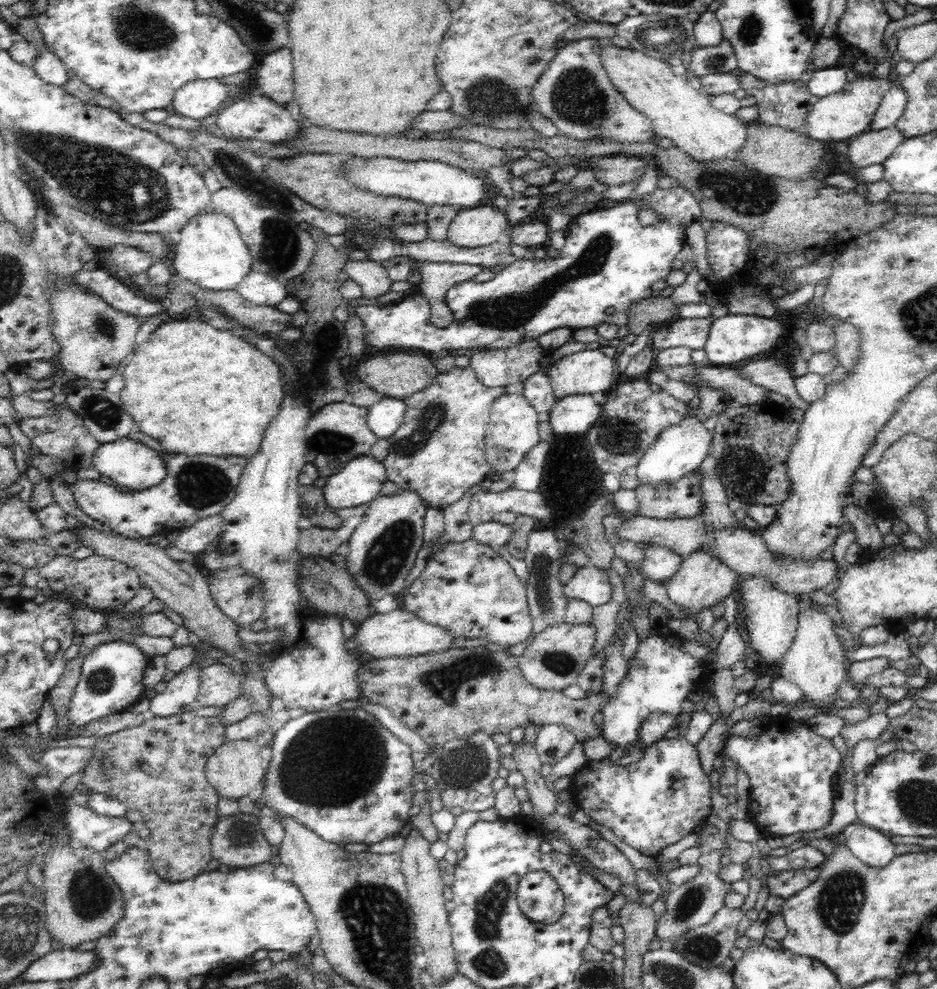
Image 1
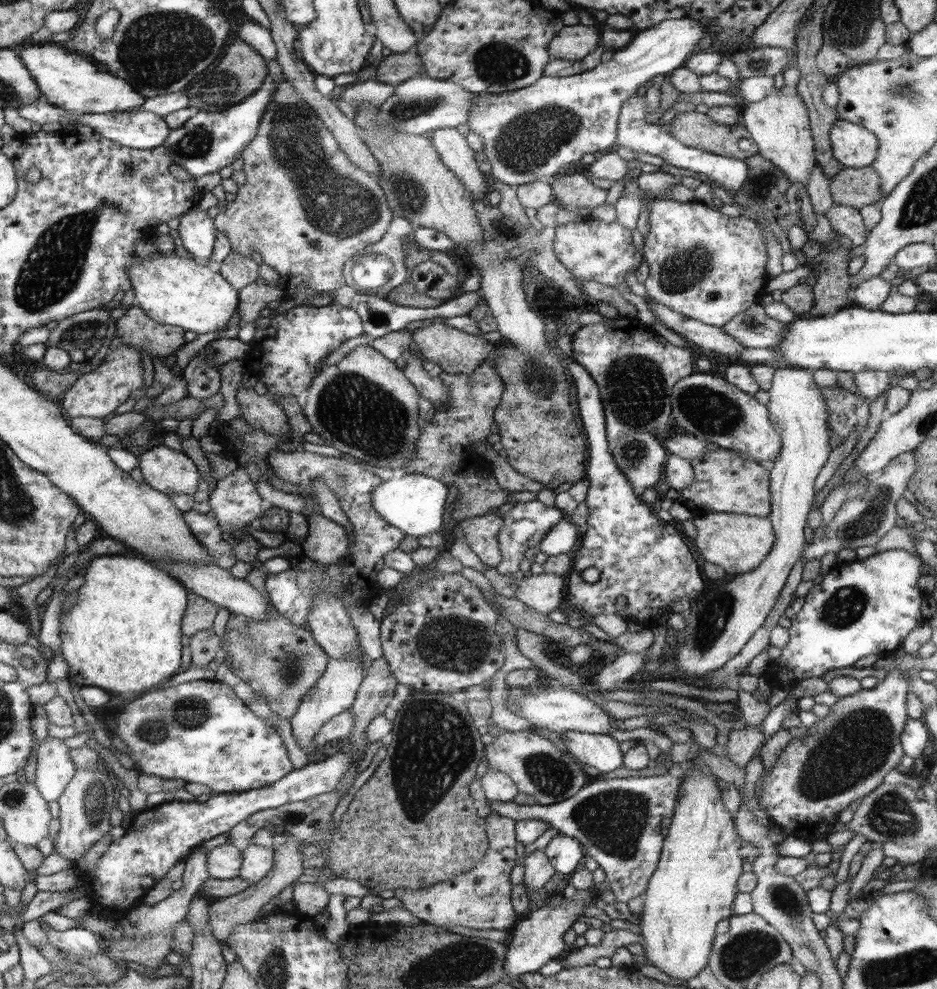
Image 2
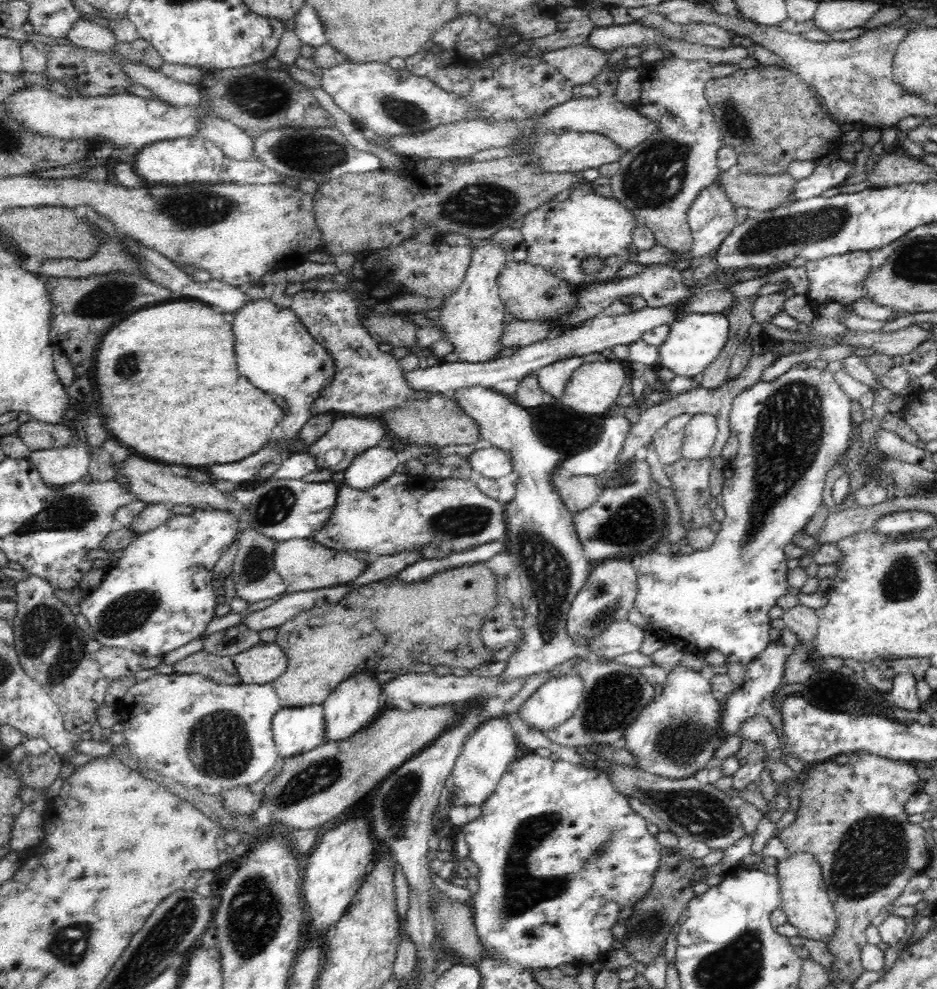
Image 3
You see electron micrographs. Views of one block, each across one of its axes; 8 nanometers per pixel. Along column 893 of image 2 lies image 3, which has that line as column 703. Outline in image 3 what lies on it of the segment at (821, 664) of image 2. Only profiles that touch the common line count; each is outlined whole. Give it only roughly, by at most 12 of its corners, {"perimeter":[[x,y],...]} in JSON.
{"perimeter":[[799,363],[734,397],[707,549],[642,554],[666,644],[747,665],[858,410]]}

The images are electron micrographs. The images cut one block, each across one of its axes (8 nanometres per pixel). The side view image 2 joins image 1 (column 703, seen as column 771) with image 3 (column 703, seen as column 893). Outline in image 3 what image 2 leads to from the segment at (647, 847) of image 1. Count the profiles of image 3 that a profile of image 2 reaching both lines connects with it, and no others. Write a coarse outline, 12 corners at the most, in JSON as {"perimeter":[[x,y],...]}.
{"perimeter":[[678,664],[625,728],[641,769],[690,779],[725,741],[710,680]]}

